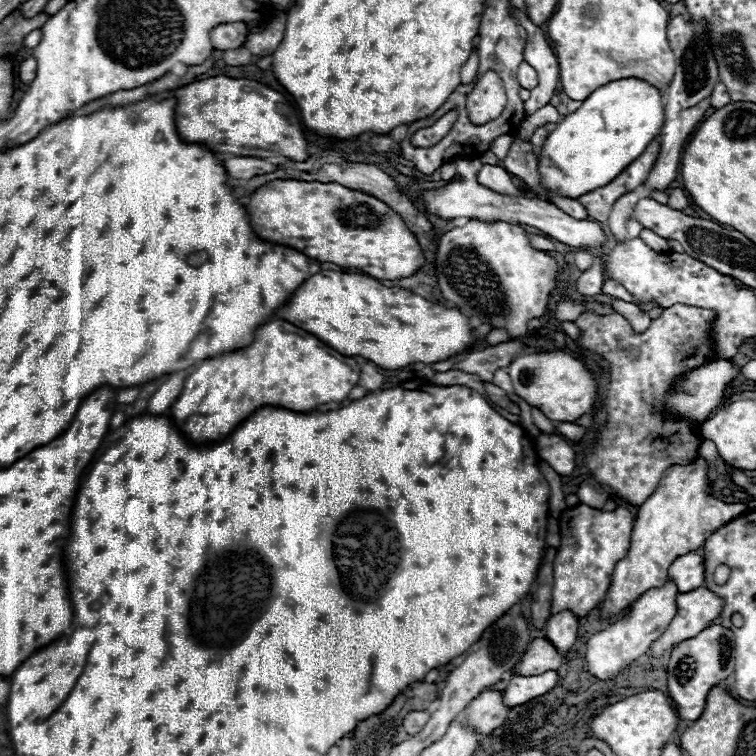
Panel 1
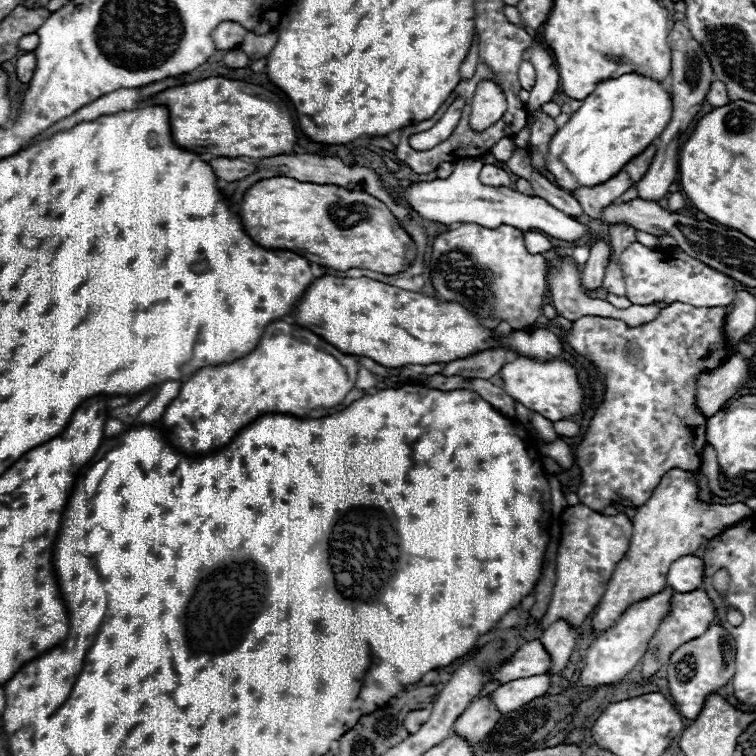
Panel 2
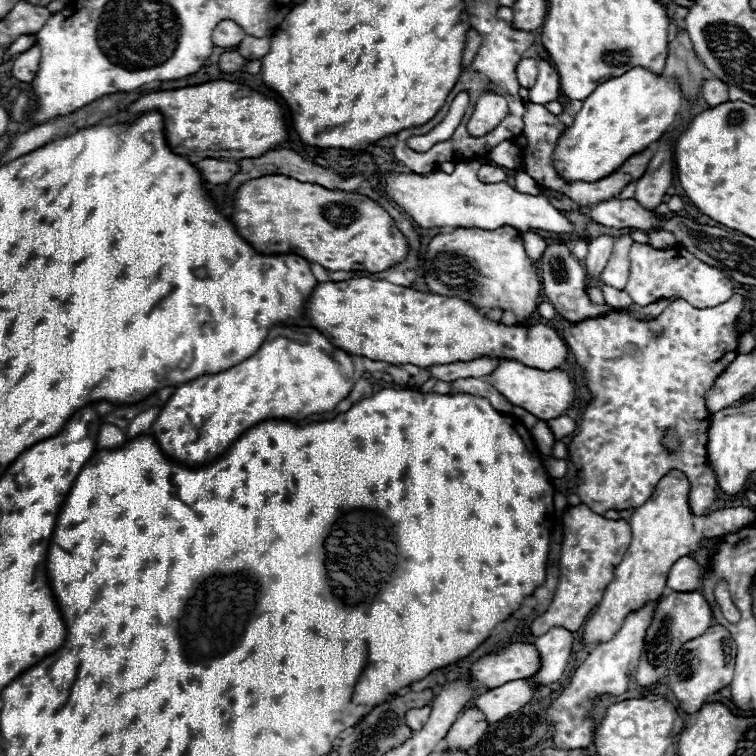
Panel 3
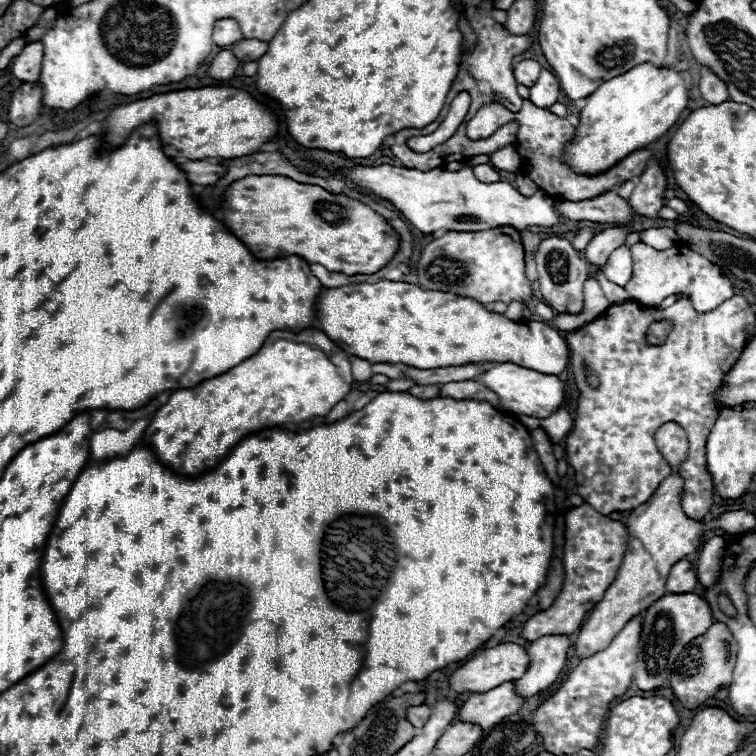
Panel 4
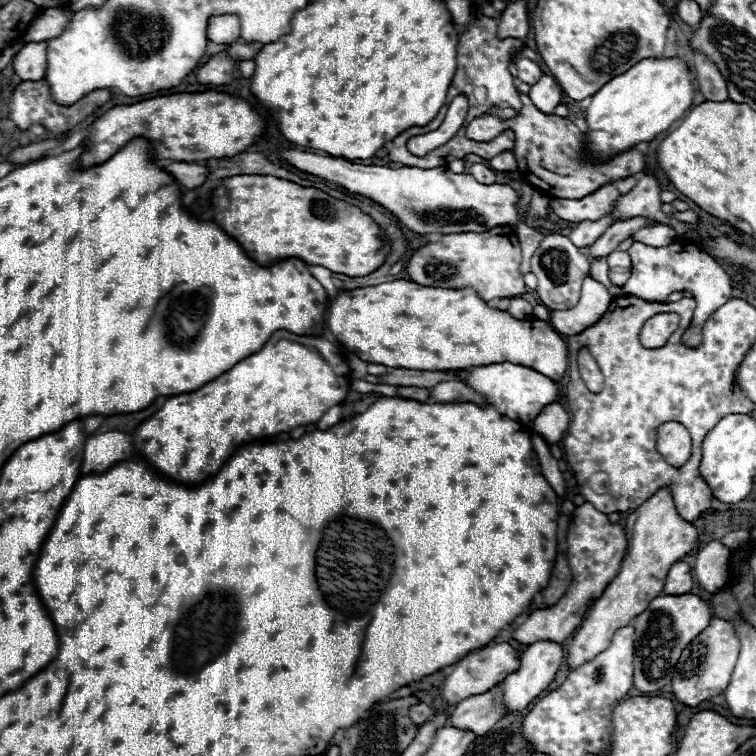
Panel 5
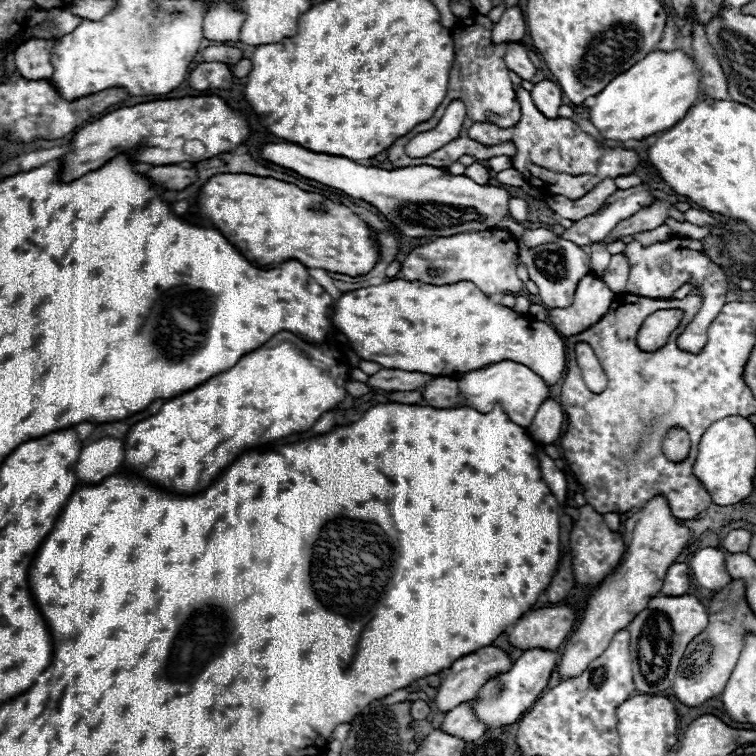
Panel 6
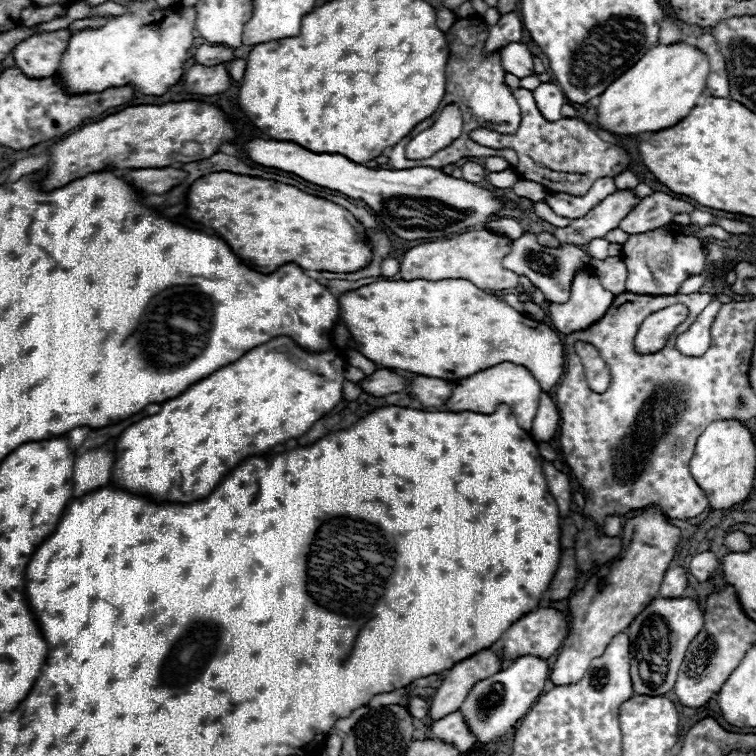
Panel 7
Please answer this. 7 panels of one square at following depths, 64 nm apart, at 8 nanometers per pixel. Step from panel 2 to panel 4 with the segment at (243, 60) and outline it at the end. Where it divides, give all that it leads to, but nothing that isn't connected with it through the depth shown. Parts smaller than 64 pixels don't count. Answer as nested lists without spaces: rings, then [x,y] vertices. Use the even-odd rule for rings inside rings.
[[[222,50],[210,62],[208,76],[214,80],[230,80],[238,68],[240,68],[240,60],[230,50]]]

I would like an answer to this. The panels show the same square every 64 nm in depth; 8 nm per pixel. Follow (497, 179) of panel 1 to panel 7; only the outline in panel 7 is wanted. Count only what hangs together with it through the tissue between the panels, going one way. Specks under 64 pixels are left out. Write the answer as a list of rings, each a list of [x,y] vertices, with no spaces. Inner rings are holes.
[[[466,162],[462,164],[462,178],[466,182],[482,182],[486,178],[486,170],[476,162]]]

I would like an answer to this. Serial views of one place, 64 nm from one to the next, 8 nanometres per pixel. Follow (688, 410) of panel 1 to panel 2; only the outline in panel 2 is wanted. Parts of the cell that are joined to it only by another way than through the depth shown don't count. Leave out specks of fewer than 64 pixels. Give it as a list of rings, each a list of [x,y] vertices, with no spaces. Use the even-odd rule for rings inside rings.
[[[734,354],[726,364],[718,366],[712,372],[704,372],[700,376],[696,404],[700,412],[710,418],[714,412],[722,410],[732,396],[752,380],[752,366],[740,354]]]

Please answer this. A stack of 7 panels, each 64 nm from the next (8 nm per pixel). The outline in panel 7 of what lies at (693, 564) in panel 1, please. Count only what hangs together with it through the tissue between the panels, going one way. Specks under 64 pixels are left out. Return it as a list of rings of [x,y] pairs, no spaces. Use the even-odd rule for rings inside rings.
[[[682,566],[670,568],[670,570],[664,574],[664,580],[662,580],[662,584],[660,584],[658,596],[660,596],[660,598],[680,598],[680,596],[684,594],[686,586],[688,586],[686,568],[682,568]]]

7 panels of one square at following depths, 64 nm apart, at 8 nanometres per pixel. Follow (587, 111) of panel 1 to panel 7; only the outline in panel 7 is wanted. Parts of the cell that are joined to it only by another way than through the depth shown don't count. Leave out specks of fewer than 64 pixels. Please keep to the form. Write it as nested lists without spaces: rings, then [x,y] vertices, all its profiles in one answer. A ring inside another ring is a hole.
[[[678,42],[678,44],[658,44],[654,48],[650,48],[642,60],[638,60],[638,64],[634,64],[634,68],[630,68],[626,74],[622,74],[618,80],[614,80],[614,84],[610,84],[610,88],[606,88],[604,94],[600,94],[600,106],[598,106],[598,122],[602,124],[604,130],[612,132],[612,134],[638,134],[638,132],[656,132],[656,130],[664,130],[674,126],[676,122],[680,122],[702,98],[704,90],[706,90],[706,80],[710,74],[710,62],[708,56],[698,50],[696,46],[690,46],[686,42]]]

